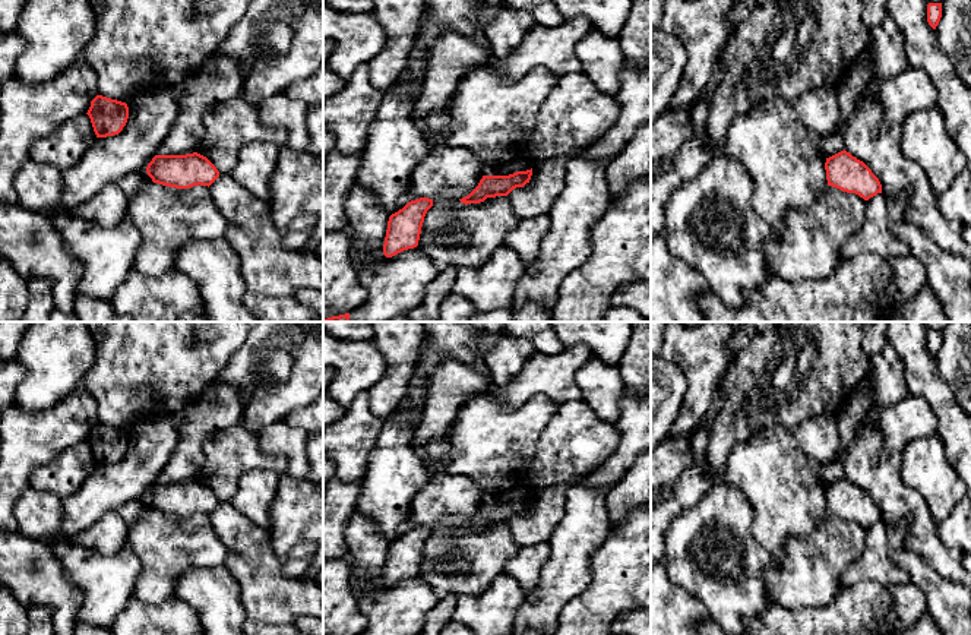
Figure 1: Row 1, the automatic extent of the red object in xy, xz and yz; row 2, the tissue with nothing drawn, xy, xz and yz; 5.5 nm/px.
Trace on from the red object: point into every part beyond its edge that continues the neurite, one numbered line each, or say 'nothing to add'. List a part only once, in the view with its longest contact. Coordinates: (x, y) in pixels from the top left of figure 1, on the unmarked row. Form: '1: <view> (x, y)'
nothing to add

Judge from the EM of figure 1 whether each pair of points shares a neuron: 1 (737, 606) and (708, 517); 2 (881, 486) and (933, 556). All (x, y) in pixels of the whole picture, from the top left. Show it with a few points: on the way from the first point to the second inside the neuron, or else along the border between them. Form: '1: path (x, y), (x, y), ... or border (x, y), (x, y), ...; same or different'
1: path (746, 581), (747, 549), (733, 528); same
2: path (901, 501), (920, 515), (922, 536); same

